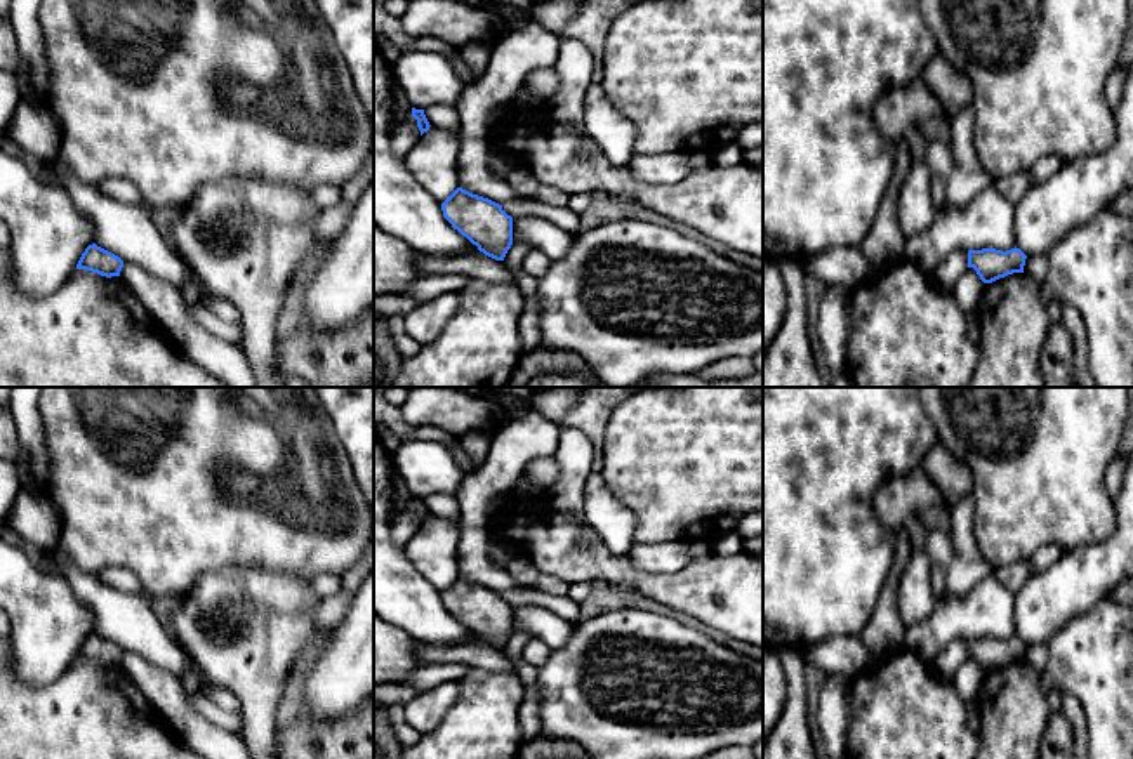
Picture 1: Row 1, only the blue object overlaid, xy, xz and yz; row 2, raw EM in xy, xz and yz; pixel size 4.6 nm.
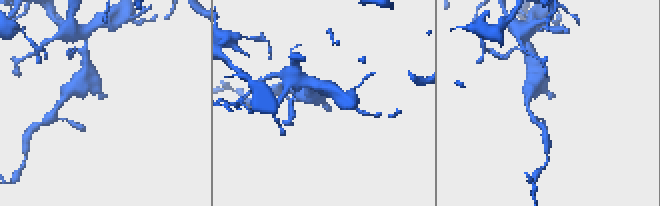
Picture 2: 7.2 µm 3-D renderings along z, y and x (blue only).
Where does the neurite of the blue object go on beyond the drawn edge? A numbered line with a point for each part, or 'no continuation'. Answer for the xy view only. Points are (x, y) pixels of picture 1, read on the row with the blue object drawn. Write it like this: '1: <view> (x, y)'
no continuation

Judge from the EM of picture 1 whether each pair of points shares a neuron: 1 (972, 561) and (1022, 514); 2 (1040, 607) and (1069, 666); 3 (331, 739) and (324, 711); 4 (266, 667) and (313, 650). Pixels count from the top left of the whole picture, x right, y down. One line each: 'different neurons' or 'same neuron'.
1: different neurons
2: different neurons
3: different neurons
4: different neurons

